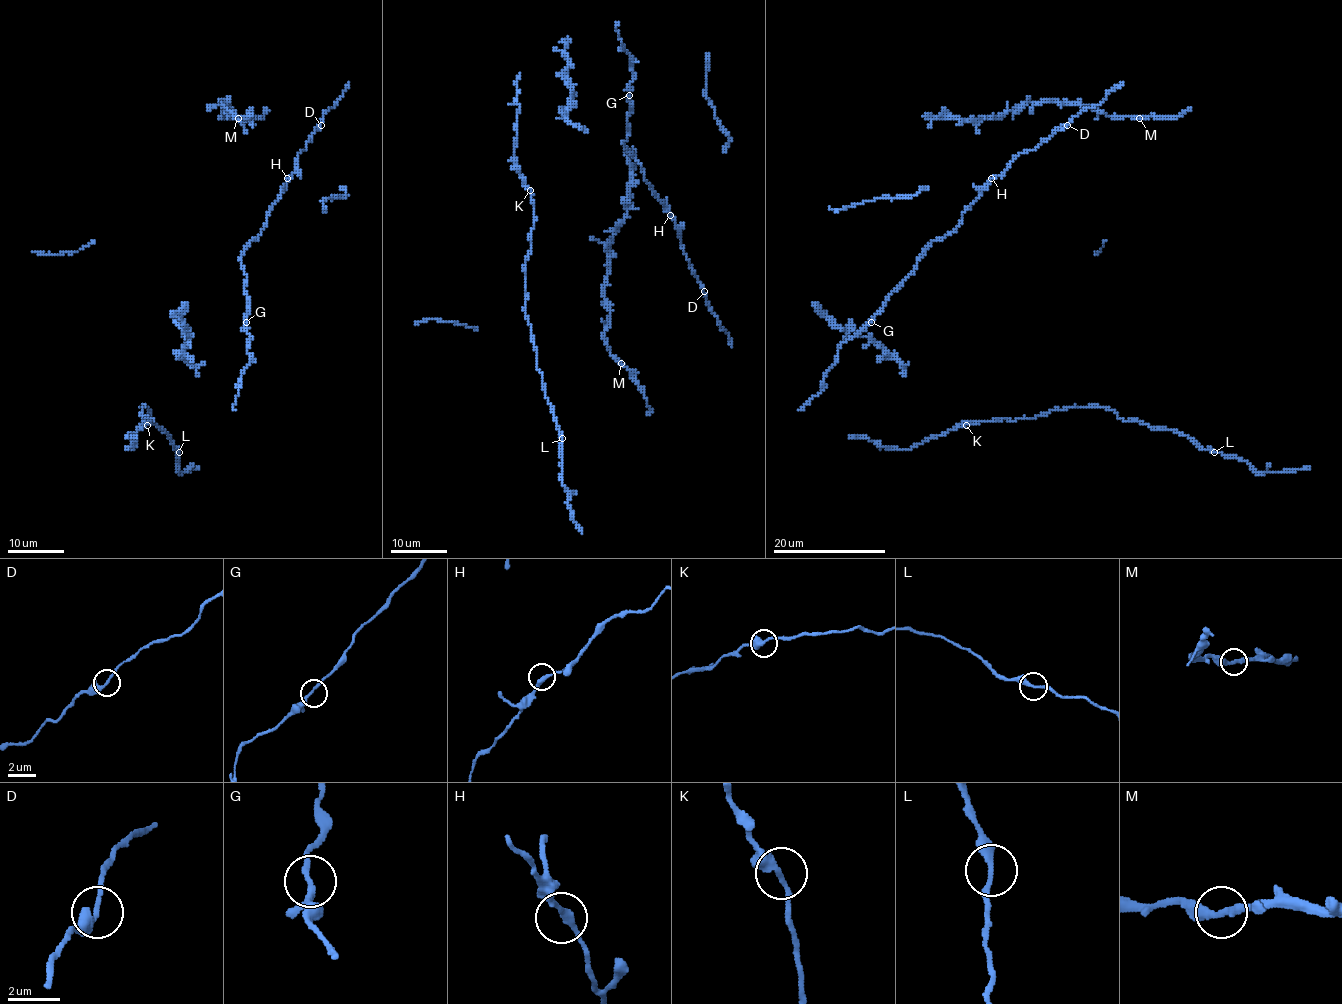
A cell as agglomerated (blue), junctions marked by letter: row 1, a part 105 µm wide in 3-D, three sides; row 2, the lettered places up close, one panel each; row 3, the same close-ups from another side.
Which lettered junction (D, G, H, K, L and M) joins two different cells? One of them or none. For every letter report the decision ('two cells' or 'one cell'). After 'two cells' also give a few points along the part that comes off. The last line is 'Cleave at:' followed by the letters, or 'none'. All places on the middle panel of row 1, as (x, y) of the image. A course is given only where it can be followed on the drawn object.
D: one cell
G: one cell
H: one cell
K: one cell
L: two cells; foreign part runs (561, 438), (561, 480), (568, 493), (570, 514), (582, 534)
M: one cell
Cleave at: L

